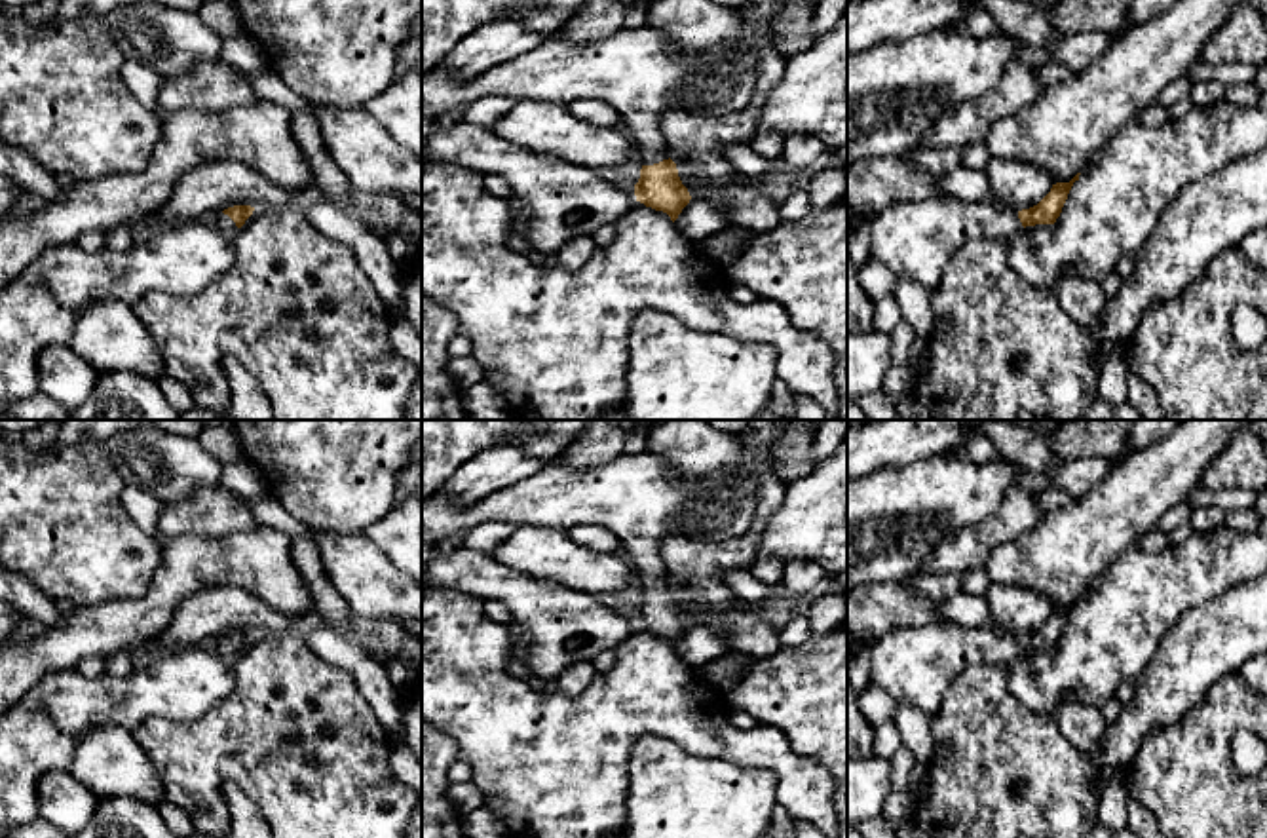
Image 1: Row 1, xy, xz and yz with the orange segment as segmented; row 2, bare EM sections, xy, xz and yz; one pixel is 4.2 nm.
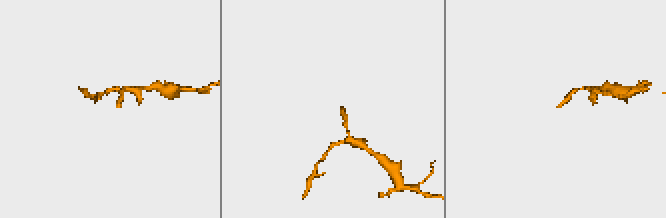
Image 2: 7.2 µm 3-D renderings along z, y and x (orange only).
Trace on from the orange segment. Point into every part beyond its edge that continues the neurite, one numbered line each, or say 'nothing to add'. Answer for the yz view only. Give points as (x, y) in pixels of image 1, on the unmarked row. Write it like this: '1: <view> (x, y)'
1: yz (916, 666)

